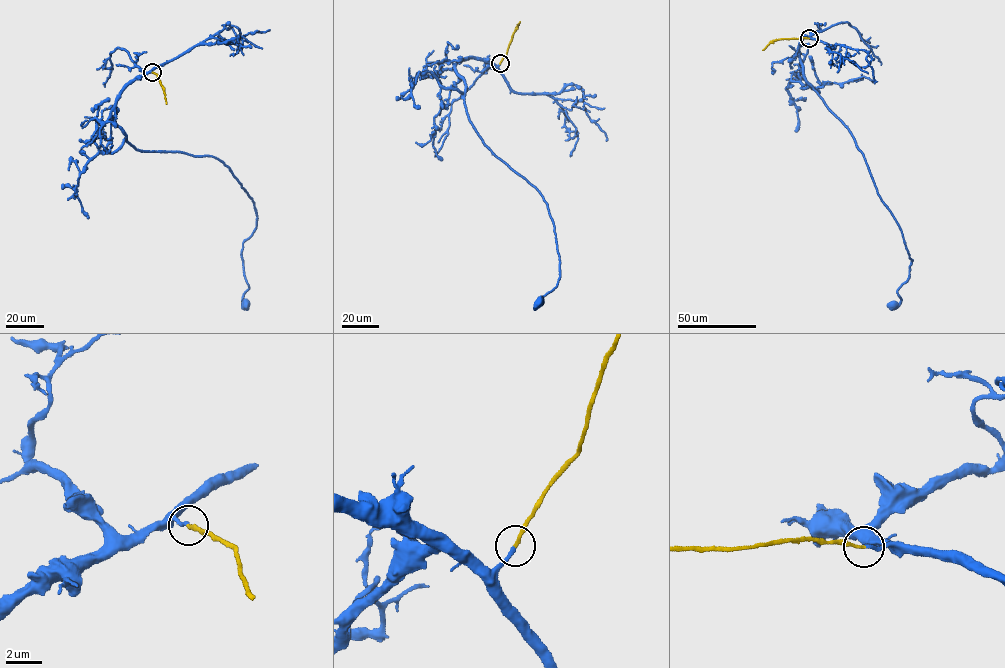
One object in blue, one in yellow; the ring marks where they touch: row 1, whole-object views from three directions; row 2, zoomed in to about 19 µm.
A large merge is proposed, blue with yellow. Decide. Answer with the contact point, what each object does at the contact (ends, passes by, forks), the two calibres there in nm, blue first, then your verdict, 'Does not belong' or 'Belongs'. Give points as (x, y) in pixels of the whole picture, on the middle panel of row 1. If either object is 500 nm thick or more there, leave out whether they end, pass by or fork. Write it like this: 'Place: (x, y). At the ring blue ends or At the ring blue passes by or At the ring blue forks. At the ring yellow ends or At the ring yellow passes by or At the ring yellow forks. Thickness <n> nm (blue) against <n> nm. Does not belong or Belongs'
Place: (500, 63). At the ring blue ends. At the ring yellow ends. Thickness 190 nm (blue) against 170 nm. Belongs

